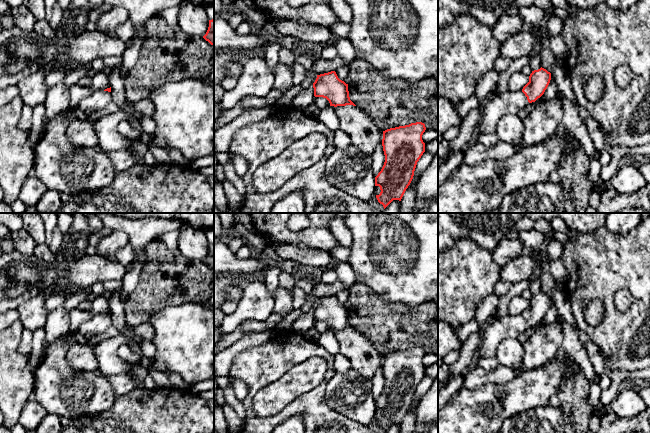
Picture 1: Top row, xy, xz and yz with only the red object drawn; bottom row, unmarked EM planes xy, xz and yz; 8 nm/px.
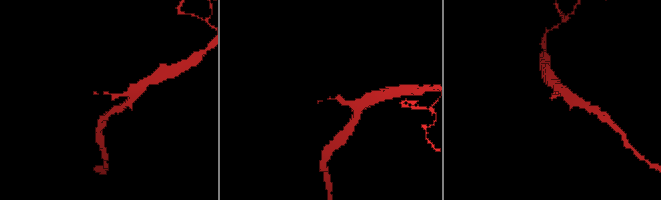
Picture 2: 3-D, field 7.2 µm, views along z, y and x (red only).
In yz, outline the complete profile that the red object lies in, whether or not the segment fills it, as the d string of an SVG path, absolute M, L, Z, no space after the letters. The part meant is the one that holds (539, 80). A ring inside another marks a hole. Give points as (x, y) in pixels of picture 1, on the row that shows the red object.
M544 68L532 71L529 82L521 91L507 90L503 94L493 95L481 107L482 114L476 129L475 138L481 134L496 132L499 119L507 114L519 115L528 103L535 102L547 89L551 80L551 73Z

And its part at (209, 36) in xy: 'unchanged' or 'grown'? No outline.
unchanged

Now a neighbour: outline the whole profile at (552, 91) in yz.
M551 76L551 80L550 83L547 87L547 89L545 90L544 94L538 98L535 102L537 103L537 105L544 103L552 98L555 98L558 95L558 88L556 86L556 83L553 79L553 77Z

